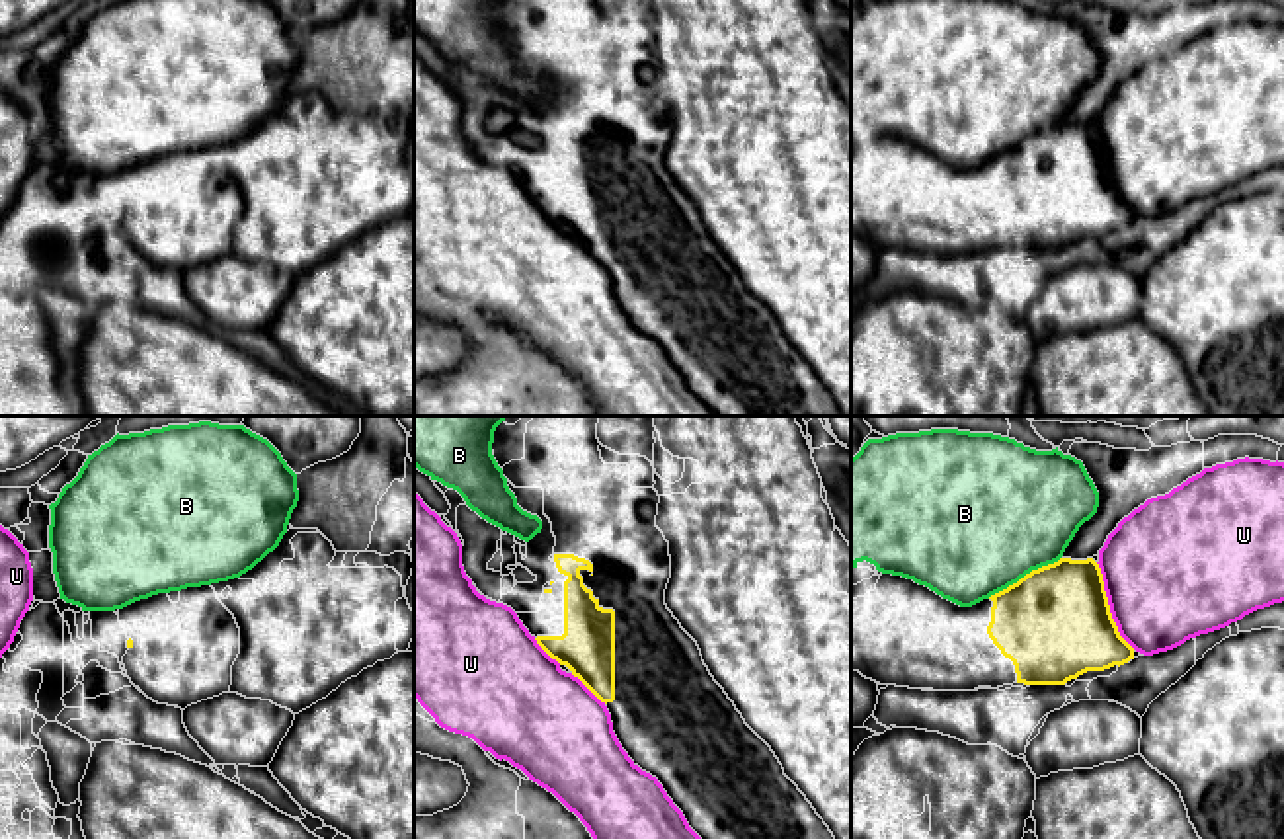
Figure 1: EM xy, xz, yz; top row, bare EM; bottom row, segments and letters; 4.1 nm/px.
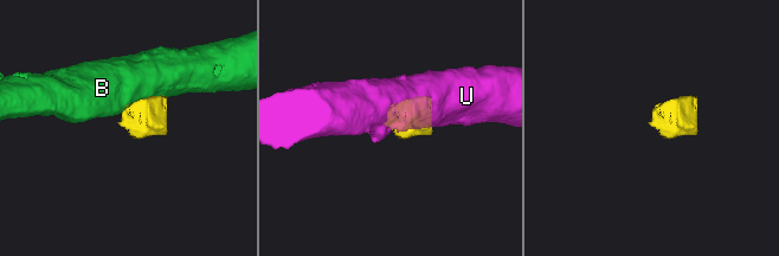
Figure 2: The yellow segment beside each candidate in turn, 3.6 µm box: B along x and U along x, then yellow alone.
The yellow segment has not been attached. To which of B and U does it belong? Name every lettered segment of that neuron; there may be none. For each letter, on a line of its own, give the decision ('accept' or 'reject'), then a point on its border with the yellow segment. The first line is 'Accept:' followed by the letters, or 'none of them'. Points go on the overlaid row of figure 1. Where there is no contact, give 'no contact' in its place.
Accept: none of them
B: reject; meets yellow in yz at (1025, 576)
U: reject; meets yellow in yz at (1109, 605)

